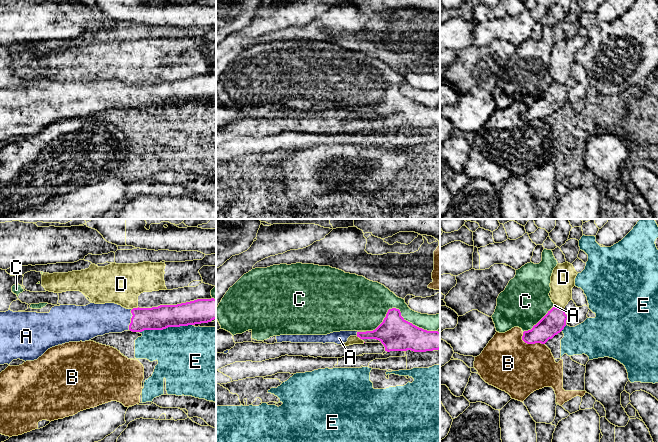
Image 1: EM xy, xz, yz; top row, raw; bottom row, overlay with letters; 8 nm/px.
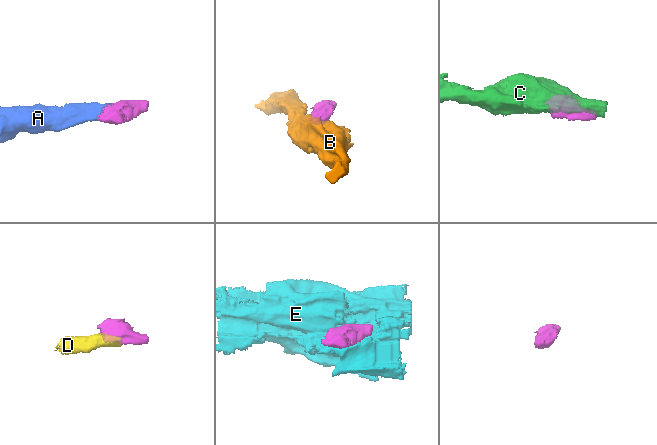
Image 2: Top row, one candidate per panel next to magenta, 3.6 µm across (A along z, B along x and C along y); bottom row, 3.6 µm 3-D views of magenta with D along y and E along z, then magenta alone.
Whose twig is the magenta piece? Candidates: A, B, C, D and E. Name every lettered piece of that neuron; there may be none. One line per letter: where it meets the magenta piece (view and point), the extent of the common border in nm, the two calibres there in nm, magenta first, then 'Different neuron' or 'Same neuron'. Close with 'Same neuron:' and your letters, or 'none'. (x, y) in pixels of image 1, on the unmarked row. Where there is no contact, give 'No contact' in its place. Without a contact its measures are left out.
A: Touches magenta at xy (131, 96). Shared border 180 nm. Thickness 190 nm (magenta) against 260 nm. Same neuron
B: Touches magenta at yz (530, 119). Shared border 200 nm. Thickness 180 nm (magenta) against 440 nm. Different neuron
C: Touches magenta at xz (400, 88). Shared border 600 nm. Thickness 280 nm (magenta) against 300 nm. Different neuron
D: Touches magenta at yz (560, 84). Shared border 70 nm. Thickness 180 nm (magenta) against 190 nm. Different neuron
E: Touches magenta at xy (164, 104). Shared border 460 nm. Thickness 190 nm (magenta) against 420 nm. Different neuron
Same neuron: A

